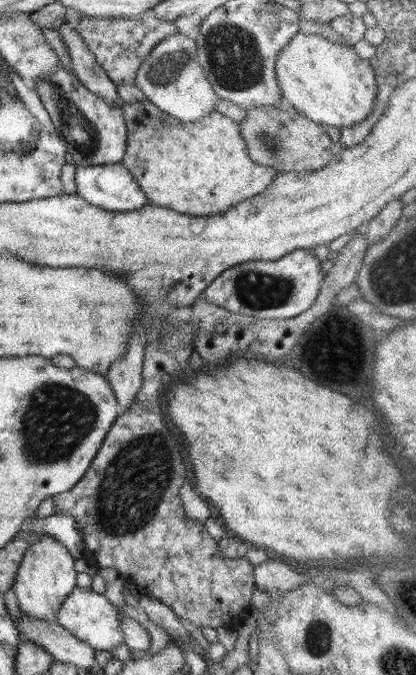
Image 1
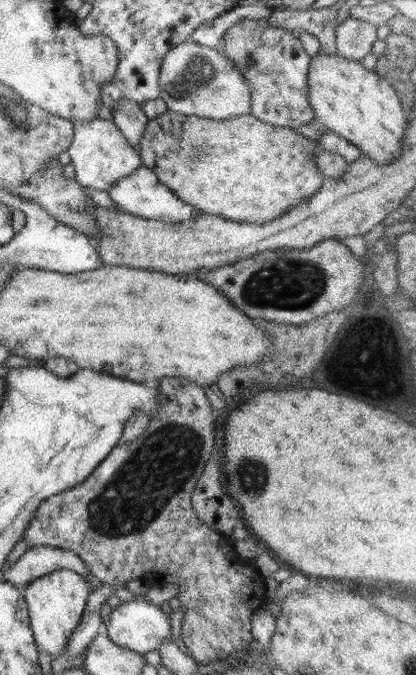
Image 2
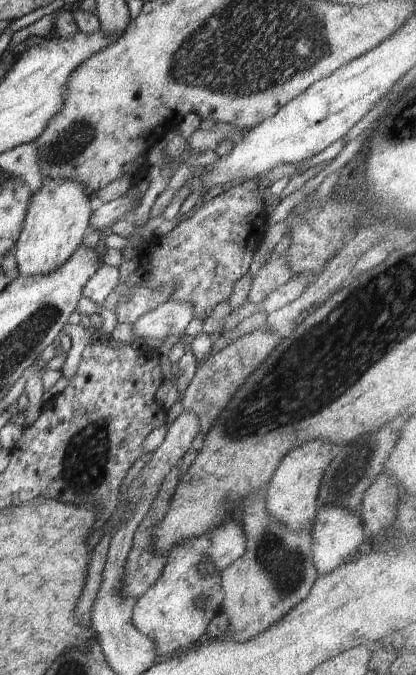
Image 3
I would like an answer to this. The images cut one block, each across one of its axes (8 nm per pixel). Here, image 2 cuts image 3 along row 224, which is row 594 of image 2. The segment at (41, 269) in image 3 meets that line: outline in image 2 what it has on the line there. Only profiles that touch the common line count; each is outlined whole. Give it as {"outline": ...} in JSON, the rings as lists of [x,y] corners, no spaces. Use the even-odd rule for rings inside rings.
{"outline":[[[68,569],[55,570],[45,574],[40,578],[32,580],[22,589],[29,612],[30,628],[39,651],[47,653],[52,659],[60,658],[60,656],[64,655],[64,648],[68,646],[72,633],[79,626],[79,622],[83,617],[90,591],[90,583],[84,577]]]}

